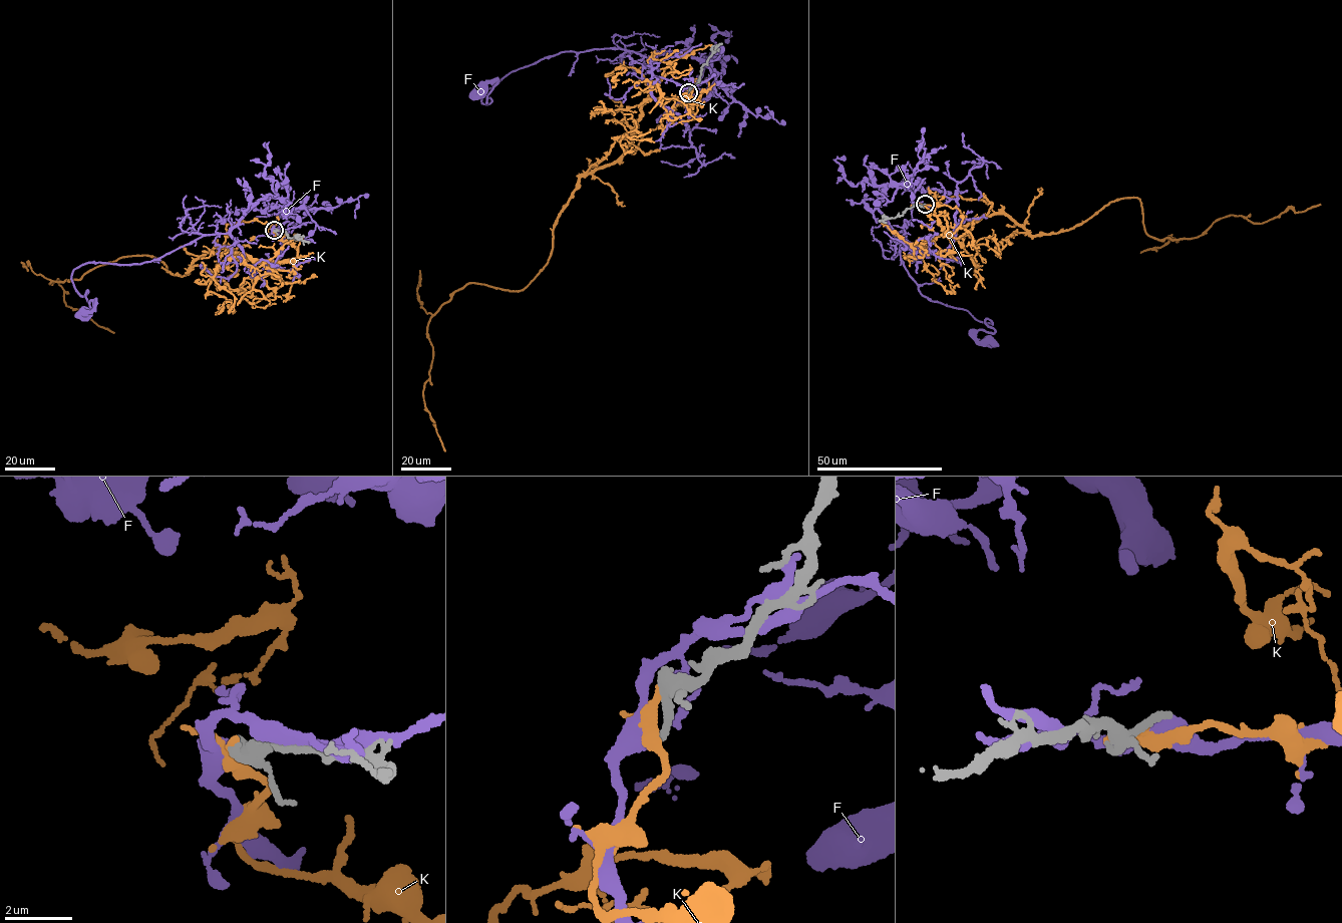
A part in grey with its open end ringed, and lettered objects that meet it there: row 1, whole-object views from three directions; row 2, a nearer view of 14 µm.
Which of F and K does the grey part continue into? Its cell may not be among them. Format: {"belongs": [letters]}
{"belongs": []}

